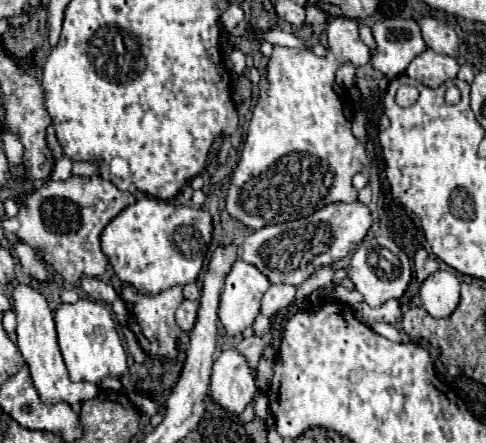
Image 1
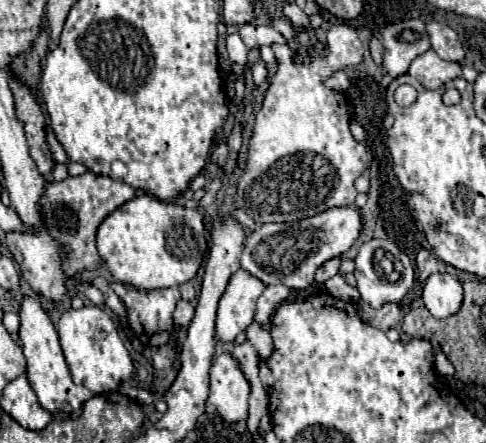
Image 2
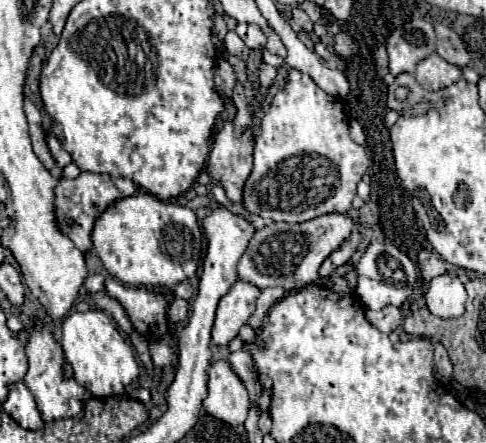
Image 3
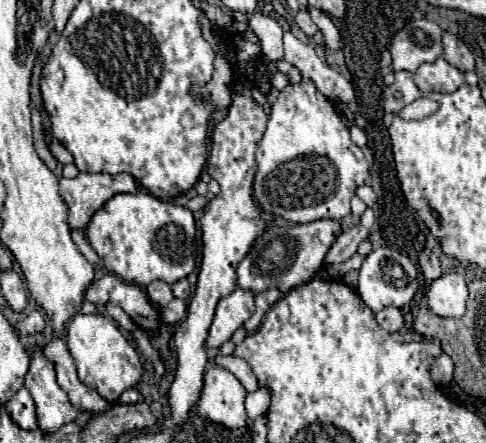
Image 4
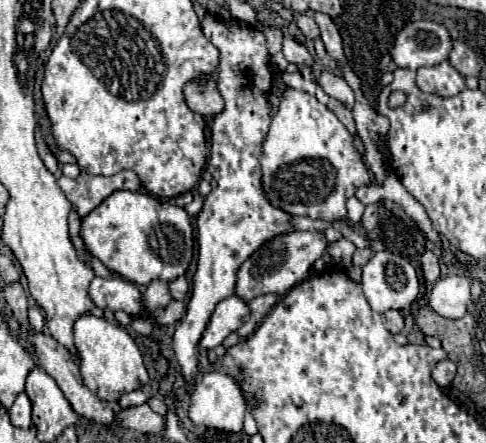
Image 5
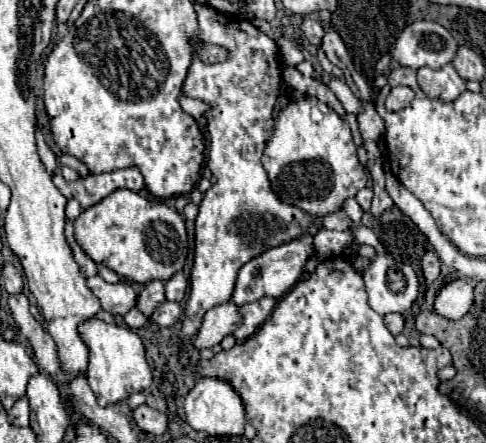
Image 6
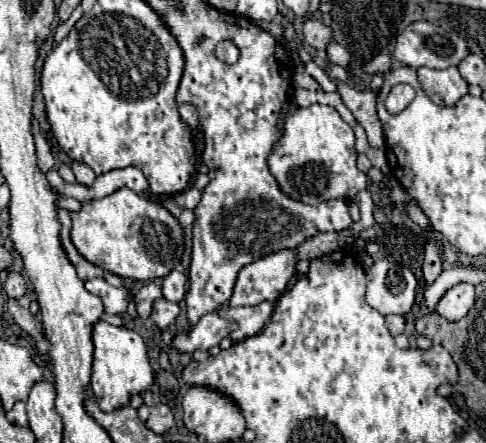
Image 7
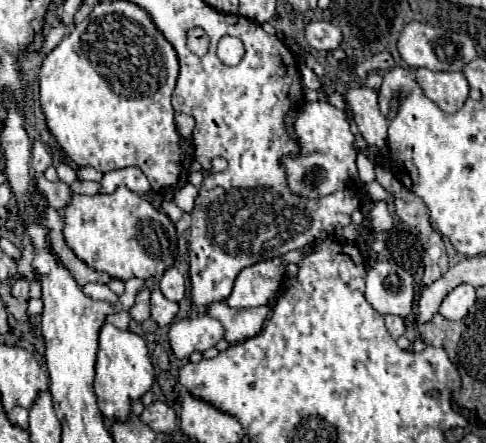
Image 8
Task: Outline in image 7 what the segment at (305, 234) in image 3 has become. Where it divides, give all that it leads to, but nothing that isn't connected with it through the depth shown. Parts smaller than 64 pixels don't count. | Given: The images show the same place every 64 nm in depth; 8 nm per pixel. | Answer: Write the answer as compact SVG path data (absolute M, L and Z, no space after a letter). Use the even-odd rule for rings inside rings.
M280 250L264 256L238 274L230 306L256 306L264 300L276 302L294 276L294 250Z

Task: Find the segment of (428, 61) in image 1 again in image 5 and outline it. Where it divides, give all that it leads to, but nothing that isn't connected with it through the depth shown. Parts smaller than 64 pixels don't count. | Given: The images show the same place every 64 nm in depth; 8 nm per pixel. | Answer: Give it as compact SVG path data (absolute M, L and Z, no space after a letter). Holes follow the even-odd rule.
M442 62L438 66L424 66L418 70L416 84L426 94L438 94L438 96L456 96L466 88L464 78L458 74L458 70L450 62Z

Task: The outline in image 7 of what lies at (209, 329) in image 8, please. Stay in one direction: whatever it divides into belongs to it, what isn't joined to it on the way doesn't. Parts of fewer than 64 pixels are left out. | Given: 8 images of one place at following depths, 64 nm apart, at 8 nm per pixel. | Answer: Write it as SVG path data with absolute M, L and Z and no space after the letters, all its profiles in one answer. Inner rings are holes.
M208 312L186 332L176 332L172 342L178 352L192 354L194 350L208 350L220 344L220 340L226 338L234 328L236 328L234 322L224 320L216 312Z

